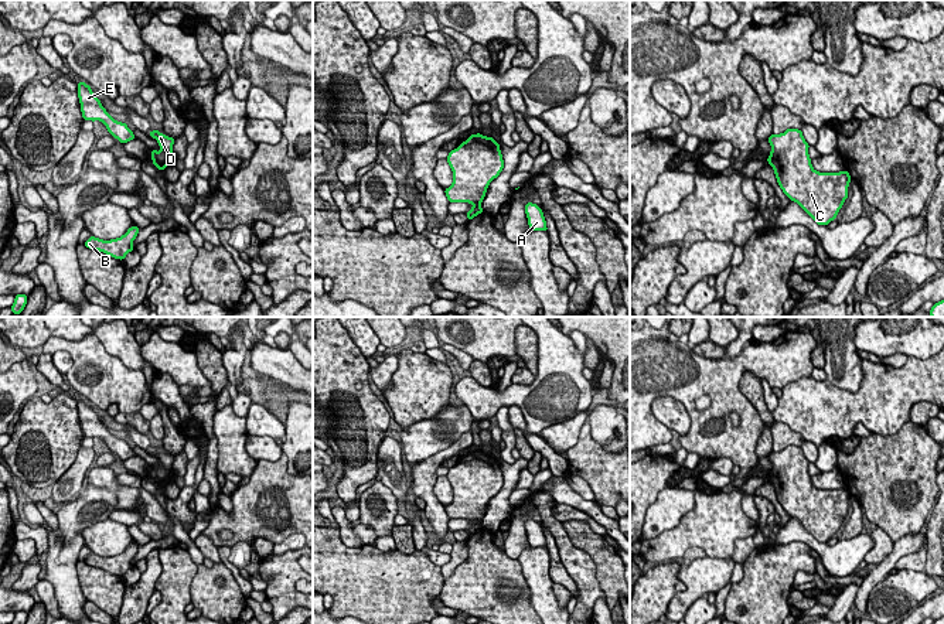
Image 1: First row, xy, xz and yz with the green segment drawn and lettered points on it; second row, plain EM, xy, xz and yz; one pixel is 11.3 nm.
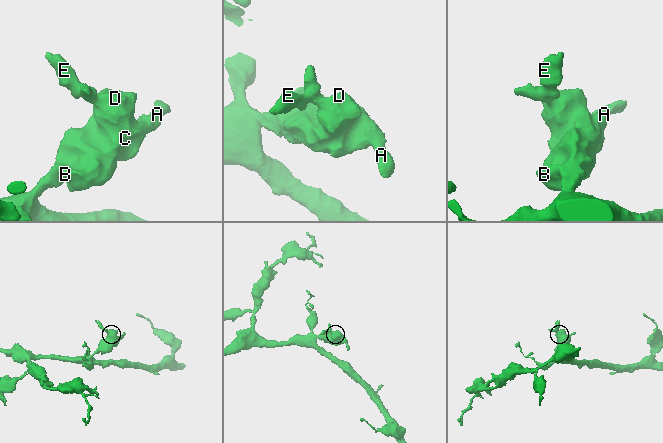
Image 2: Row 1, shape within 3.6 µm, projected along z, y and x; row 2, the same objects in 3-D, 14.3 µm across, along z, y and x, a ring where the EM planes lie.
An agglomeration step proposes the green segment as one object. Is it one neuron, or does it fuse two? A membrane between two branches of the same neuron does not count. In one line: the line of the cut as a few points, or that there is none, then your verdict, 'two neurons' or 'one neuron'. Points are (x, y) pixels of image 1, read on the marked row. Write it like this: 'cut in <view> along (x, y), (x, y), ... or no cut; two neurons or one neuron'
no cut; one neuron

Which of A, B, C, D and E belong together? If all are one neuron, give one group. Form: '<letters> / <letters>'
A B C D E

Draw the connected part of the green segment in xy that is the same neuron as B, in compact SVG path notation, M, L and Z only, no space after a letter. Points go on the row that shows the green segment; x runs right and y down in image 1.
M132 226L127 229L125 235L117 239L103 241L95 236L91 236L84 245L89 249L103 252L115 259L123 260L129 252L134 248L132 246L133 241L139 233L137 226Z

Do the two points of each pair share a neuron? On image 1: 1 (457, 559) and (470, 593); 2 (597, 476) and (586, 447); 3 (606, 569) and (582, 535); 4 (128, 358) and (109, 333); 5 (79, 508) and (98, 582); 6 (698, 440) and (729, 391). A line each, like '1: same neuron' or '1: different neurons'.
1: different neurons
2: same neuron
3: same neuron
4: same neuron
5: different neurons
6: same neuron

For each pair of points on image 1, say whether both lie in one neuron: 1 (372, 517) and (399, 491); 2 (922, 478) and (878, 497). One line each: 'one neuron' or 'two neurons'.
1: two neurons
2: one neuron

